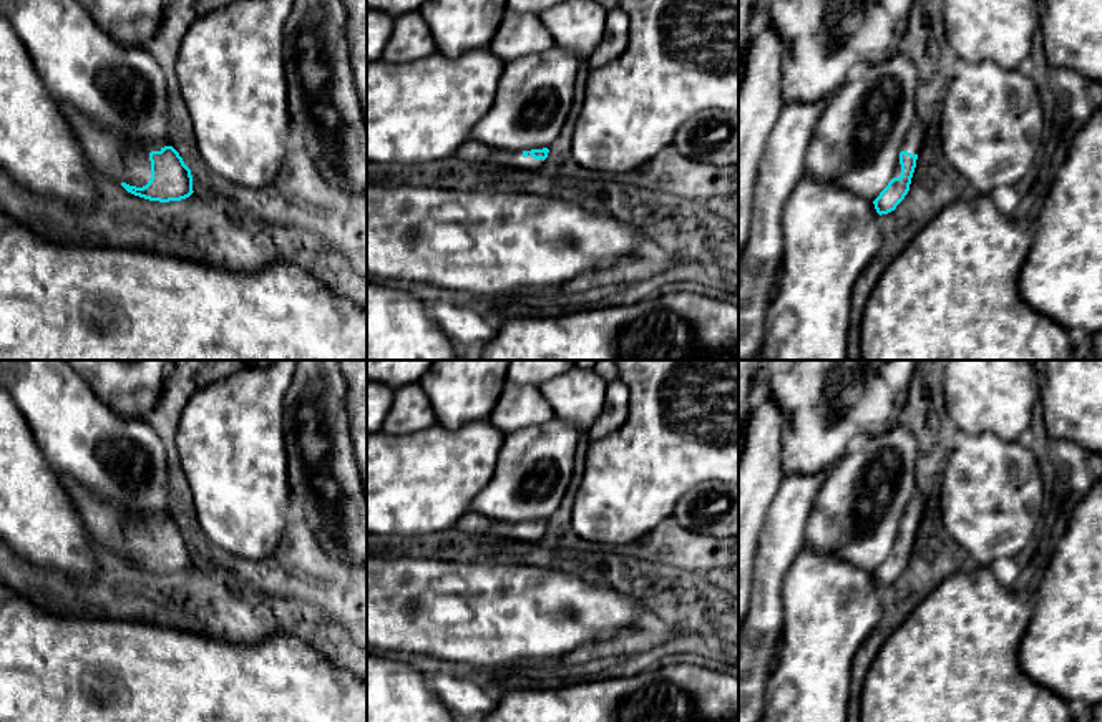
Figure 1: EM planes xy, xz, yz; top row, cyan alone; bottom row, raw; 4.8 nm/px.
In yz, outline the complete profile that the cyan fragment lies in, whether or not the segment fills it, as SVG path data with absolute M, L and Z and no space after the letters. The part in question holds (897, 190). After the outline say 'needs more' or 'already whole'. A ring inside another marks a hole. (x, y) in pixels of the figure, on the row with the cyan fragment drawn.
M914 120L906 133L903 148L900 153L900 163L893 173L893 179L873 201L876 212L888 214L896 209L896 206L905 199L909 191L911 178L916 168L918 153L924 139L924 126Z | needs more

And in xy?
M56 100L85 149L90 164L119 183L128 193L159 202L181 201L193 191L191 169L173 146L143 149L110 131L91 126L85 116Z | needs more

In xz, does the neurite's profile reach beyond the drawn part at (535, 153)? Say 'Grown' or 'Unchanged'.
Grown

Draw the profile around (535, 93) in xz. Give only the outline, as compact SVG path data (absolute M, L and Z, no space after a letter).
M558 46L506 63L495 103L471 128L470 141L513 151L549 148L571 111L583 63Z

